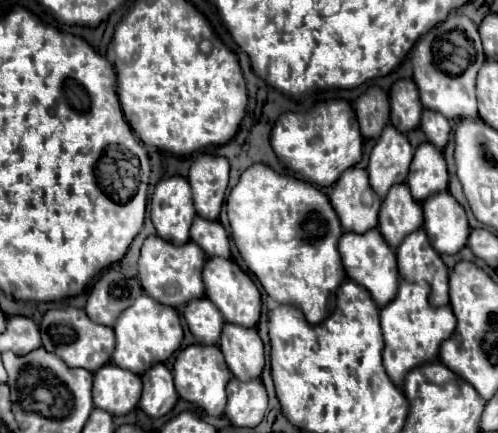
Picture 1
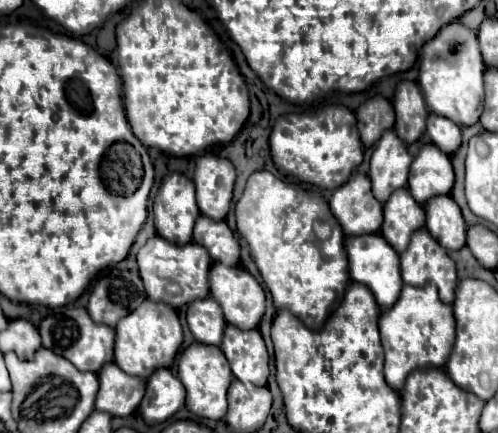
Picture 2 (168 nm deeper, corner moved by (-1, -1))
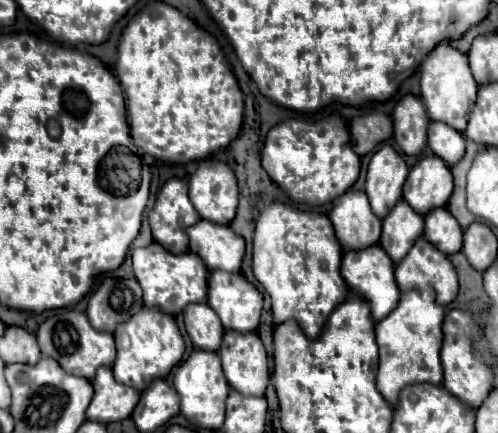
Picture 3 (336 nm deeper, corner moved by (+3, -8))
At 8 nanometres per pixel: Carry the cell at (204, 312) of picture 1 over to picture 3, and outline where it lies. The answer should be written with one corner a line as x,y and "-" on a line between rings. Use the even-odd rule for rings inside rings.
188,304
184,310
184,324
196,348
210,352
220,348
224,328
218,314
208,304

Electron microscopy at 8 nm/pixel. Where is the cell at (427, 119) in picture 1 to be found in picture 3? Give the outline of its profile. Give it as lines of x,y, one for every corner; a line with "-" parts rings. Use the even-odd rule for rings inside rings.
430,122
428,148
440,156
448,166
454,166
464,156
464,136
444,122

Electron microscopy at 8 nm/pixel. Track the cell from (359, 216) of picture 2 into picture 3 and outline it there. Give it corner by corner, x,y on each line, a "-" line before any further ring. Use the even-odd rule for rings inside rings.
348,190
336,198
330,220
342,248
366,248
366,244
378,244
382,222
374,216
366,192

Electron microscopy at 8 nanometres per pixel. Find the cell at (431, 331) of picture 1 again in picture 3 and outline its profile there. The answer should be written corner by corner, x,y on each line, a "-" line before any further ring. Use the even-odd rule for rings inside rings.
432,288
410,290
400,296
398,306
380,322
376,322
376,342
380,346
380,366
376,374
376,386
380,394
394,406
398,394
406,384
430,382
442,384
442,322
444,308
436,304
436,294

